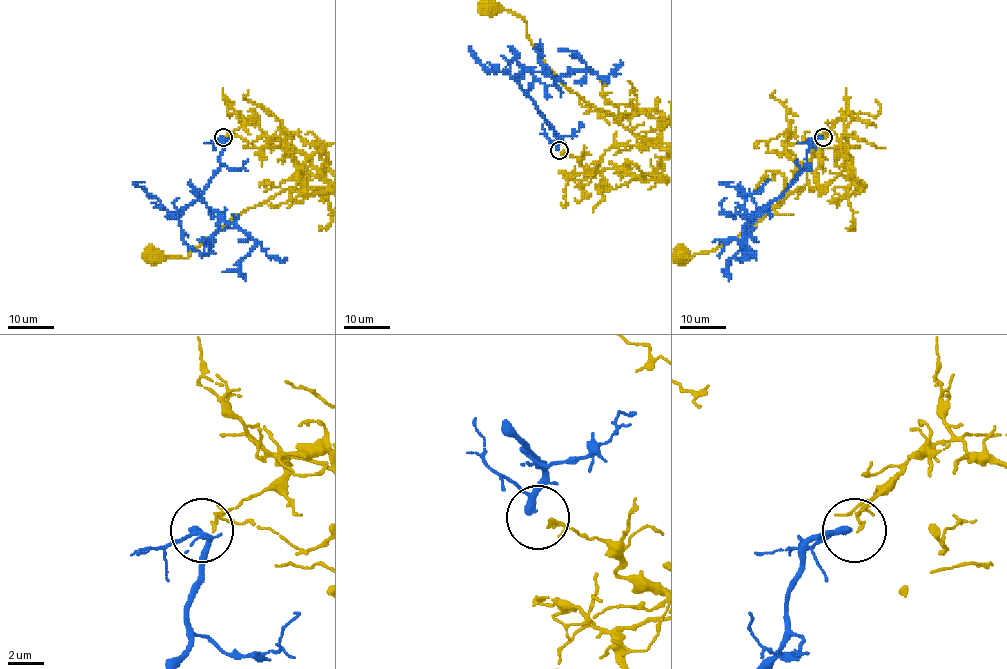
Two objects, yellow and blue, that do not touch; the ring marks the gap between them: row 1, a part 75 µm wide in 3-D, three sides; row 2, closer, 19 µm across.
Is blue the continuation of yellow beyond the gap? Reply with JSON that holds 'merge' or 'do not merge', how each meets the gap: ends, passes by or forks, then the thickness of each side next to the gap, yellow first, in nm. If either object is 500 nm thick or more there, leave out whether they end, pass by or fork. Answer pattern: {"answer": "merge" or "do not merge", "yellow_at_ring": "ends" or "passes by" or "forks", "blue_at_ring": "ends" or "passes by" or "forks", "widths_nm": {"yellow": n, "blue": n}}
{"answer": "do not merge", "yellow_at_ring": "ends", "blue_at_ring": "ends", "widths_nm": {"yellow": 180, "blue": 400}}

